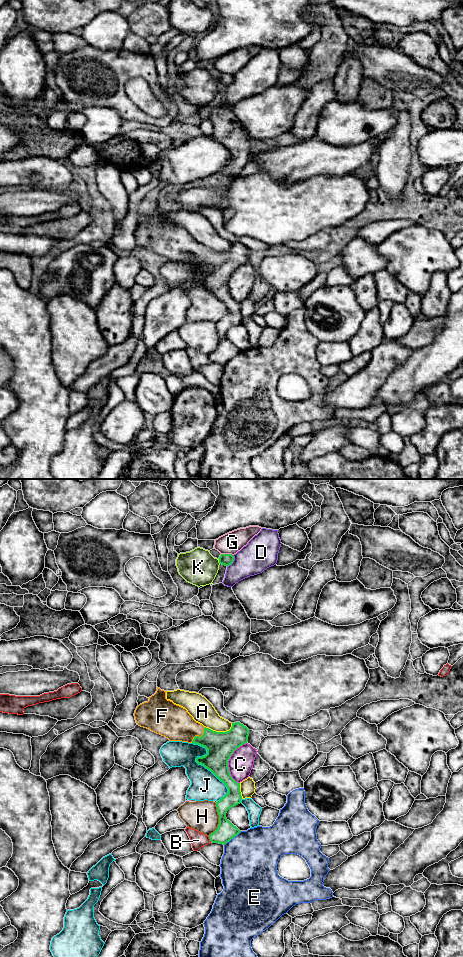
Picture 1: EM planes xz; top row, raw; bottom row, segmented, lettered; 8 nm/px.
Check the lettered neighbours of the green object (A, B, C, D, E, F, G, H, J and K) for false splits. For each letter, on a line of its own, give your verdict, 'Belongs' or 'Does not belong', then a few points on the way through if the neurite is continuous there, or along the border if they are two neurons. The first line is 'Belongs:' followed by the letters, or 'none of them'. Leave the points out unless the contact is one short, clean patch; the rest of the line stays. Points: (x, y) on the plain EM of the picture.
Belongs: F
A: Does not belong
B: Does not belong
C: Does not belong
D: Does not belong
E: Does not belong
F: Belongs. Path across: xz (220, 266), (206, 257), (198, 256), (174, 242)
G: Does not belong
H: Does not belong
J: Does not belong
K: Does not belong

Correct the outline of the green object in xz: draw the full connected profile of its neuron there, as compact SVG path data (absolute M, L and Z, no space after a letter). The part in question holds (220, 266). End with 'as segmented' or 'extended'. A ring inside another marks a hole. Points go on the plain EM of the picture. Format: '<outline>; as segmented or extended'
M157 207L154 215L149 217L148 222L144 222L137 226L134 236L136 243L144 248L147 248L157 254L165 256L170 261L182 261L193 264L198 264L207 269L207 274L202 277L197 277L196 282L210 290L220 301L222 301L228 313L216 322L217 332L219 335L219 344L217 349L209 355L212 363L225 365L241 351L234 346L227 338L227 331L241 323L240 303L236 302L229 292L228 281L233 272L248 262L249 249L240 242L232 243L232 247L226 252L216 252L204 247L196 242L187 230L172 221L166 219L166 212Z; extended

